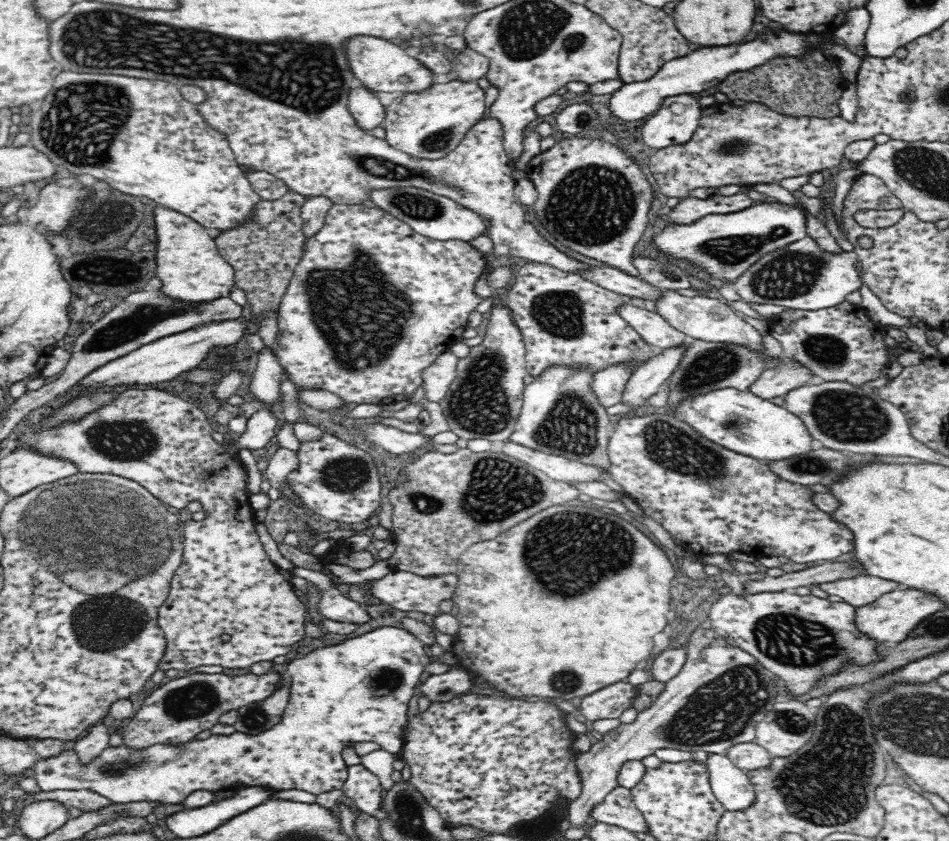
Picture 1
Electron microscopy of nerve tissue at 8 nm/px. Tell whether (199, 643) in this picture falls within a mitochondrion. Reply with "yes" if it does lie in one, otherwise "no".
no

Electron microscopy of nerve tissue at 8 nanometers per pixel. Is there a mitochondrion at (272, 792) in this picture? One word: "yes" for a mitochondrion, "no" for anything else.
no

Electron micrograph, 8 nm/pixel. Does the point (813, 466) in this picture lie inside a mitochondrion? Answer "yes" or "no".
yes

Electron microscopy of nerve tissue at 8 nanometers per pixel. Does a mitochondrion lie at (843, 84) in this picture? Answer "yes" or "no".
no

